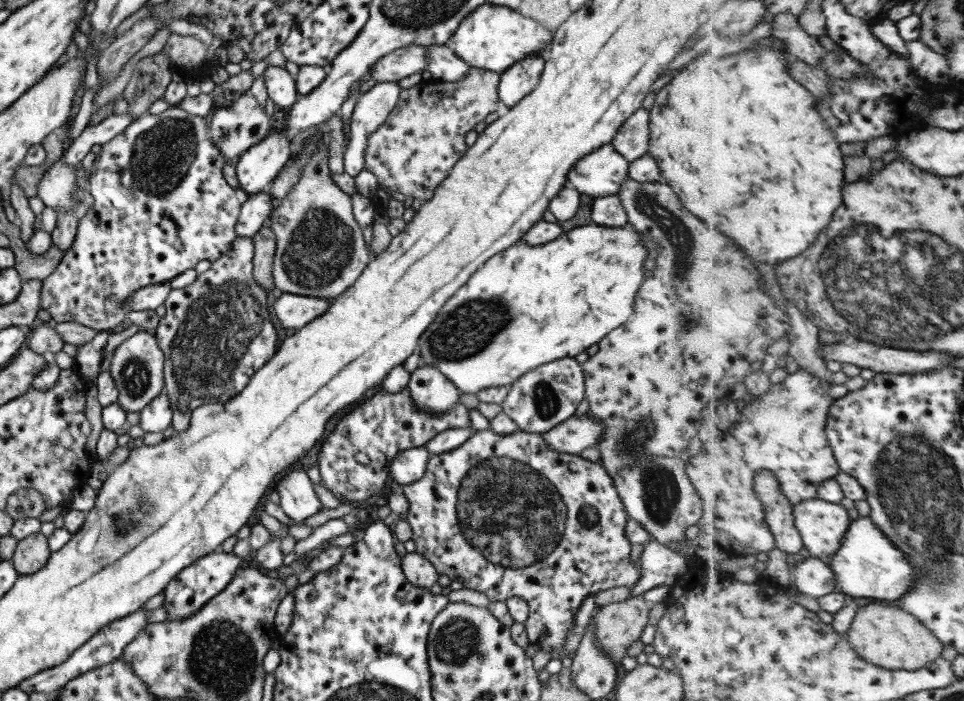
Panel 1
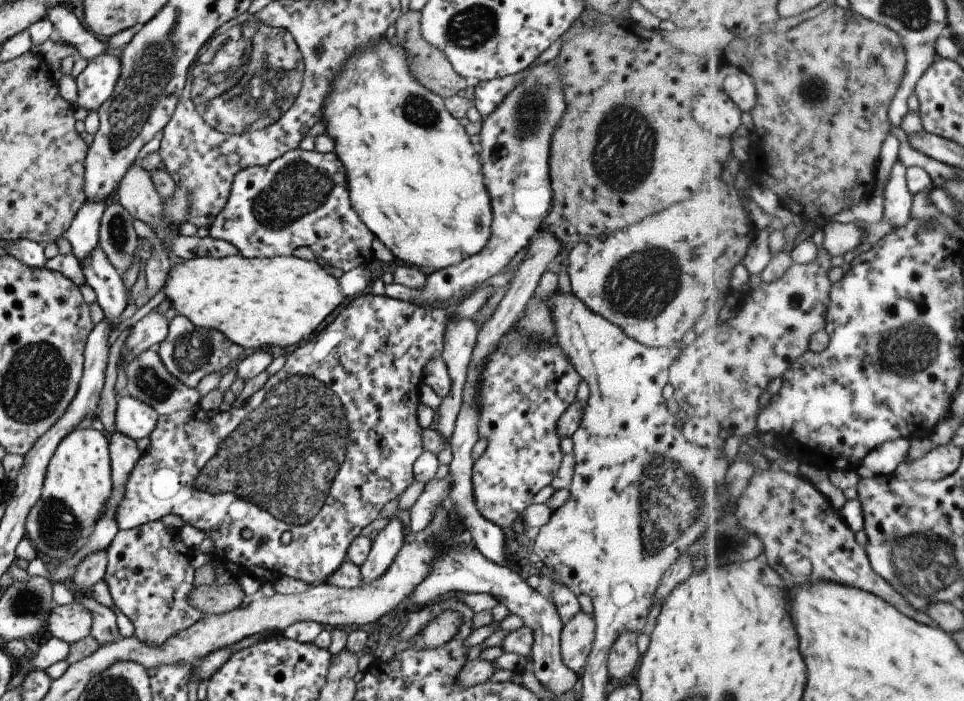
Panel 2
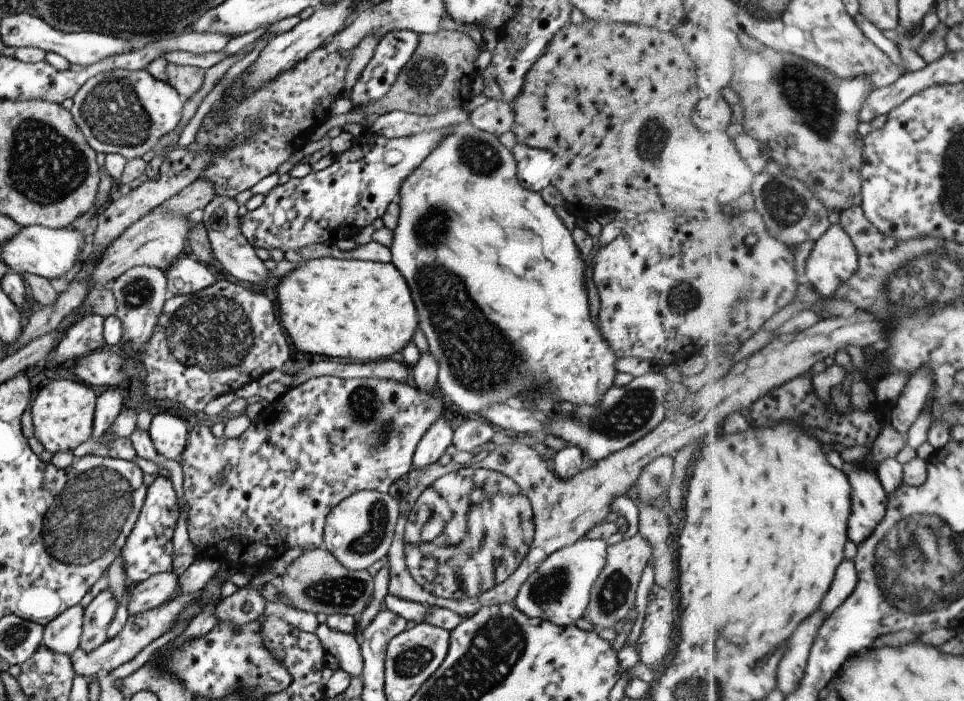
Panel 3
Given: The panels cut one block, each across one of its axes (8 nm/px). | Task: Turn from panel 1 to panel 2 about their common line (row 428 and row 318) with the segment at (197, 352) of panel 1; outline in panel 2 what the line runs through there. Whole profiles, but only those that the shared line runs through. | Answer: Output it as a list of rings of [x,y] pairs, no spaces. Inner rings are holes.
[[[177,314],[168,322],[167,336],[159,342],[158,356],[167,372],[187,388],[195,388],[207,374],[225,370],[238,356],[243,356],[243,348],[233,344],[227,336],[215,330],[195,328],[185,316]]]

